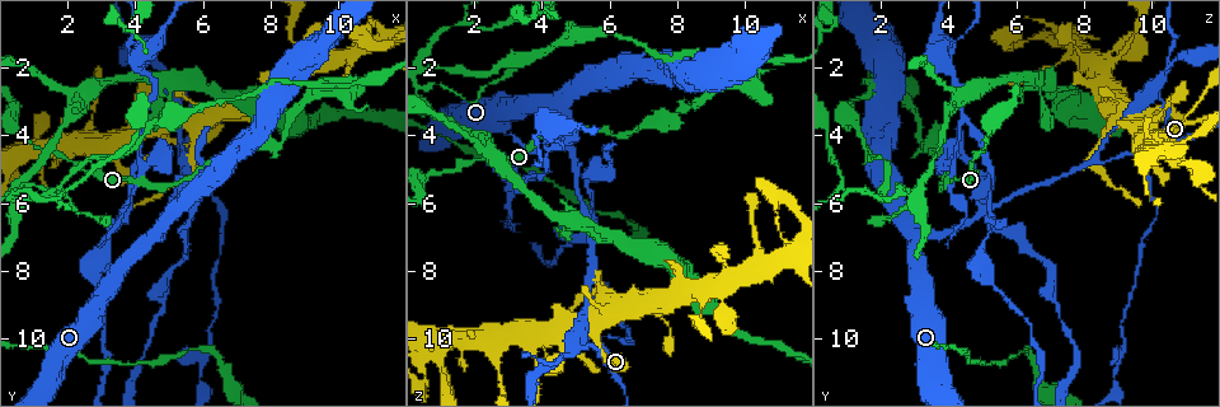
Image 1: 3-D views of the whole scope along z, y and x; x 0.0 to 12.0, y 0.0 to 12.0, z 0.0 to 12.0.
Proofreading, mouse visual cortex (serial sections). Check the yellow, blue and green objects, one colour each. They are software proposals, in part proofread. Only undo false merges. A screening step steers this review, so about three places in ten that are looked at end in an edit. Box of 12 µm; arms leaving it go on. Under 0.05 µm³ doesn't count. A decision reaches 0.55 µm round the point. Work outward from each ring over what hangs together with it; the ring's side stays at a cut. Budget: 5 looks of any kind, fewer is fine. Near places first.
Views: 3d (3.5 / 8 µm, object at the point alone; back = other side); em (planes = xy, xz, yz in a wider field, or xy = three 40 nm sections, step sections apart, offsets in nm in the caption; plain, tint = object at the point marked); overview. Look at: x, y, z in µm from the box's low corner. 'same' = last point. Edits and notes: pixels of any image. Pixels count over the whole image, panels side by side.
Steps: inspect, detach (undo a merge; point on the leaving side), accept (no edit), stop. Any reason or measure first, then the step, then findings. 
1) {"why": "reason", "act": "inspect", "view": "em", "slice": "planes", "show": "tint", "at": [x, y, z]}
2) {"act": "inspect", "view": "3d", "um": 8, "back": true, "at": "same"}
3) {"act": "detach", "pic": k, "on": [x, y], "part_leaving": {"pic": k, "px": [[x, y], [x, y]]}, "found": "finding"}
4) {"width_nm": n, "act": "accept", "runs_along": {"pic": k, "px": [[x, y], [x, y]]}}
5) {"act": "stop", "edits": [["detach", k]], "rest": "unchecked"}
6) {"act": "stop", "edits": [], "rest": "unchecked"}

{"why": "sharp bend", "act": "inspect", "view": "3d", "um": 3.5, "back": true, "at": [8.2, 4.4, 3.2]}

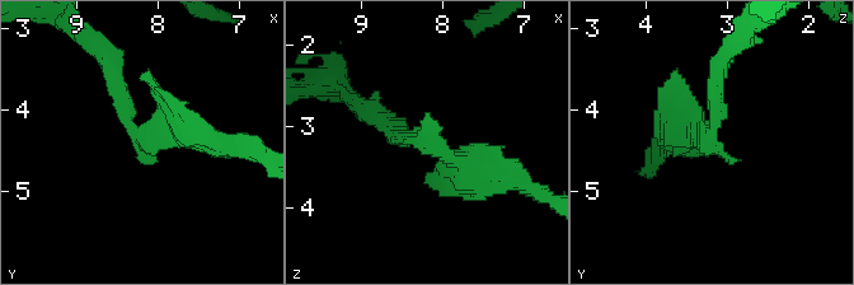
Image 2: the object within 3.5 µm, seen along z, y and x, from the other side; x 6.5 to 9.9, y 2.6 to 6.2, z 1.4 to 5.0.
{"act": "inspect", "view": "em", "slice": "planes", "show": "tint", "at": [8.20, 4.35, 3.25]}

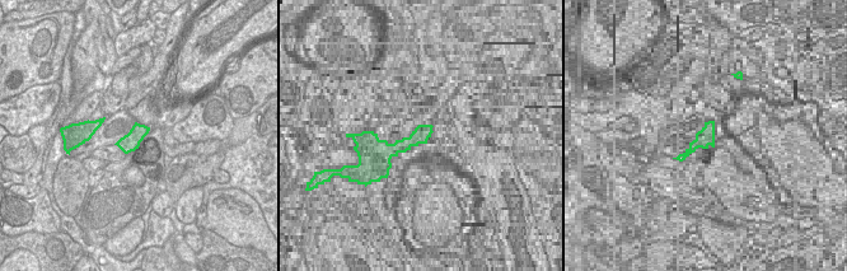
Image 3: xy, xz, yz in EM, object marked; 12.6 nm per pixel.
{"act": "accept", "runs_along": {"pic": 2, "px": [[214, 145], [148, 141], [108, 64]]}, "found": "continuous, no second cell"}

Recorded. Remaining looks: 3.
{"why": "two arms in line, one across", "act": "inspect", "view": "em", "slice": "planes", "show": "tint", "at": [5.4, 4.7, 8.2]}

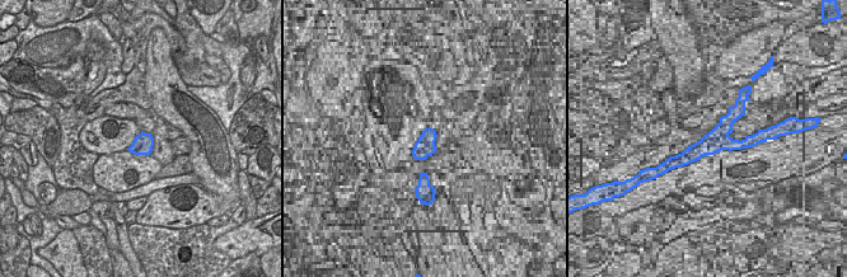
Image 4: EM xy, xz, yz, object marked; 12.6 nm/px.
{"act": "inspect", "view": "3d", "um": 3.5, "at": "same"}

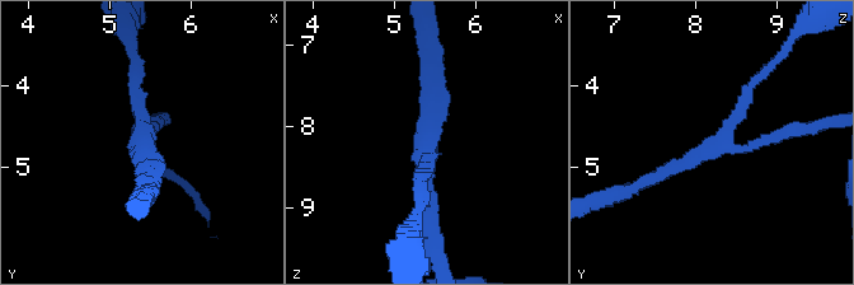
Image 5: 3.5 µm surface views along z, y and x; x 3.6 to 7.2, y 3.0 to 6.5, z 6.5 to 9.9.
{"arms": 3, "arm_widths_nm": [150, 200, 200], "act": "accept", "runs_along": {"pic": 5, "px": [[648, 180], [713, 148], [768, 70]]}, "found": "all the same cell"}

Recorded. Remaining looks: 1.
{"act": "stop", "edits": [], "rest": "unchecked"}

